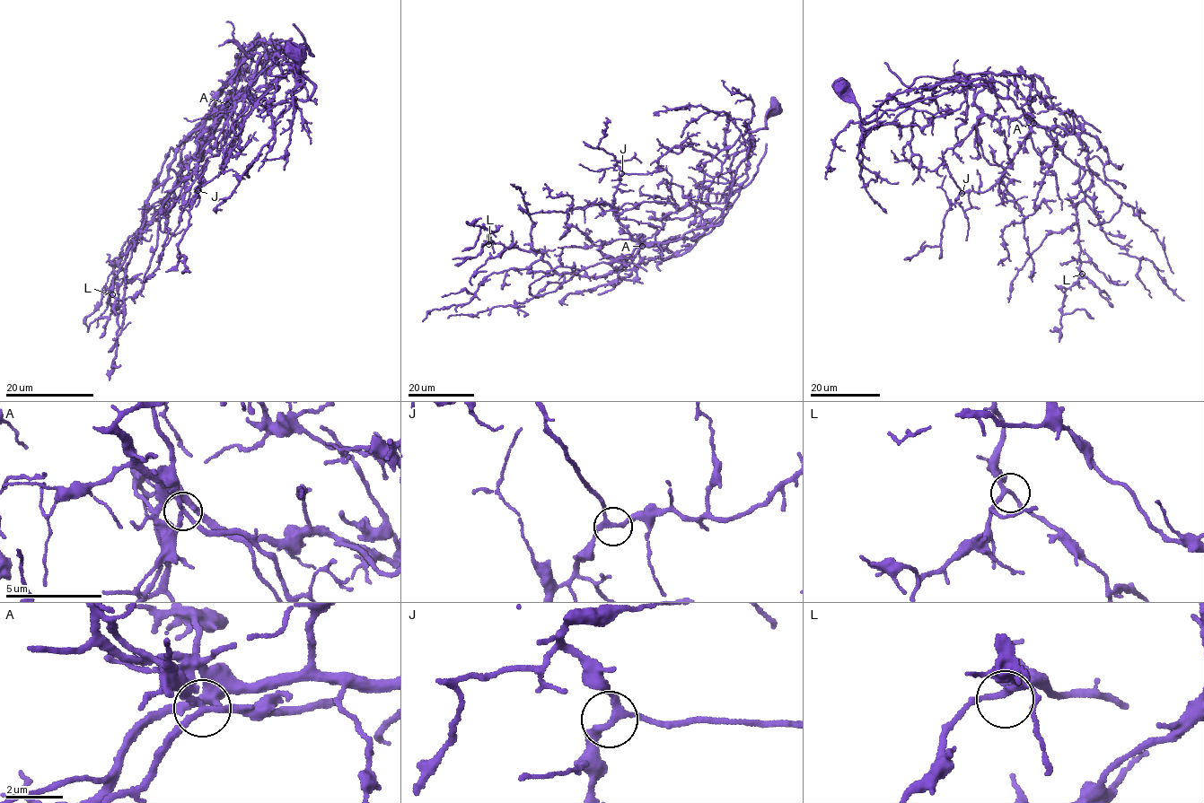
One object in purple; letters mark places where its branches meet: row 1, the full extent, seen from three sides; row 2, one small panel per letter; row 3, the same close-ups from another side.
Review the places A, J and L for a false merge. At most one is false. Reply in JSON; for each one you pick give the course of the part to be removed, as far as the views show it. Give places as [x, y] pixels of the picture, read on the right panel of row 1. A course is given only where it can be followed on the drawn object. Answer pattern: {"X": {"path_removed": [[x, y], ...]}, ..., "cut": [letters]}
{"A": {"path_removed": [[1033, 123], [1012, 75], [966, 74], [966, 100], [957, 109], [920, 127], [874, 126], [857, 155], [860, 179]]}, "cut": ["A"]}

